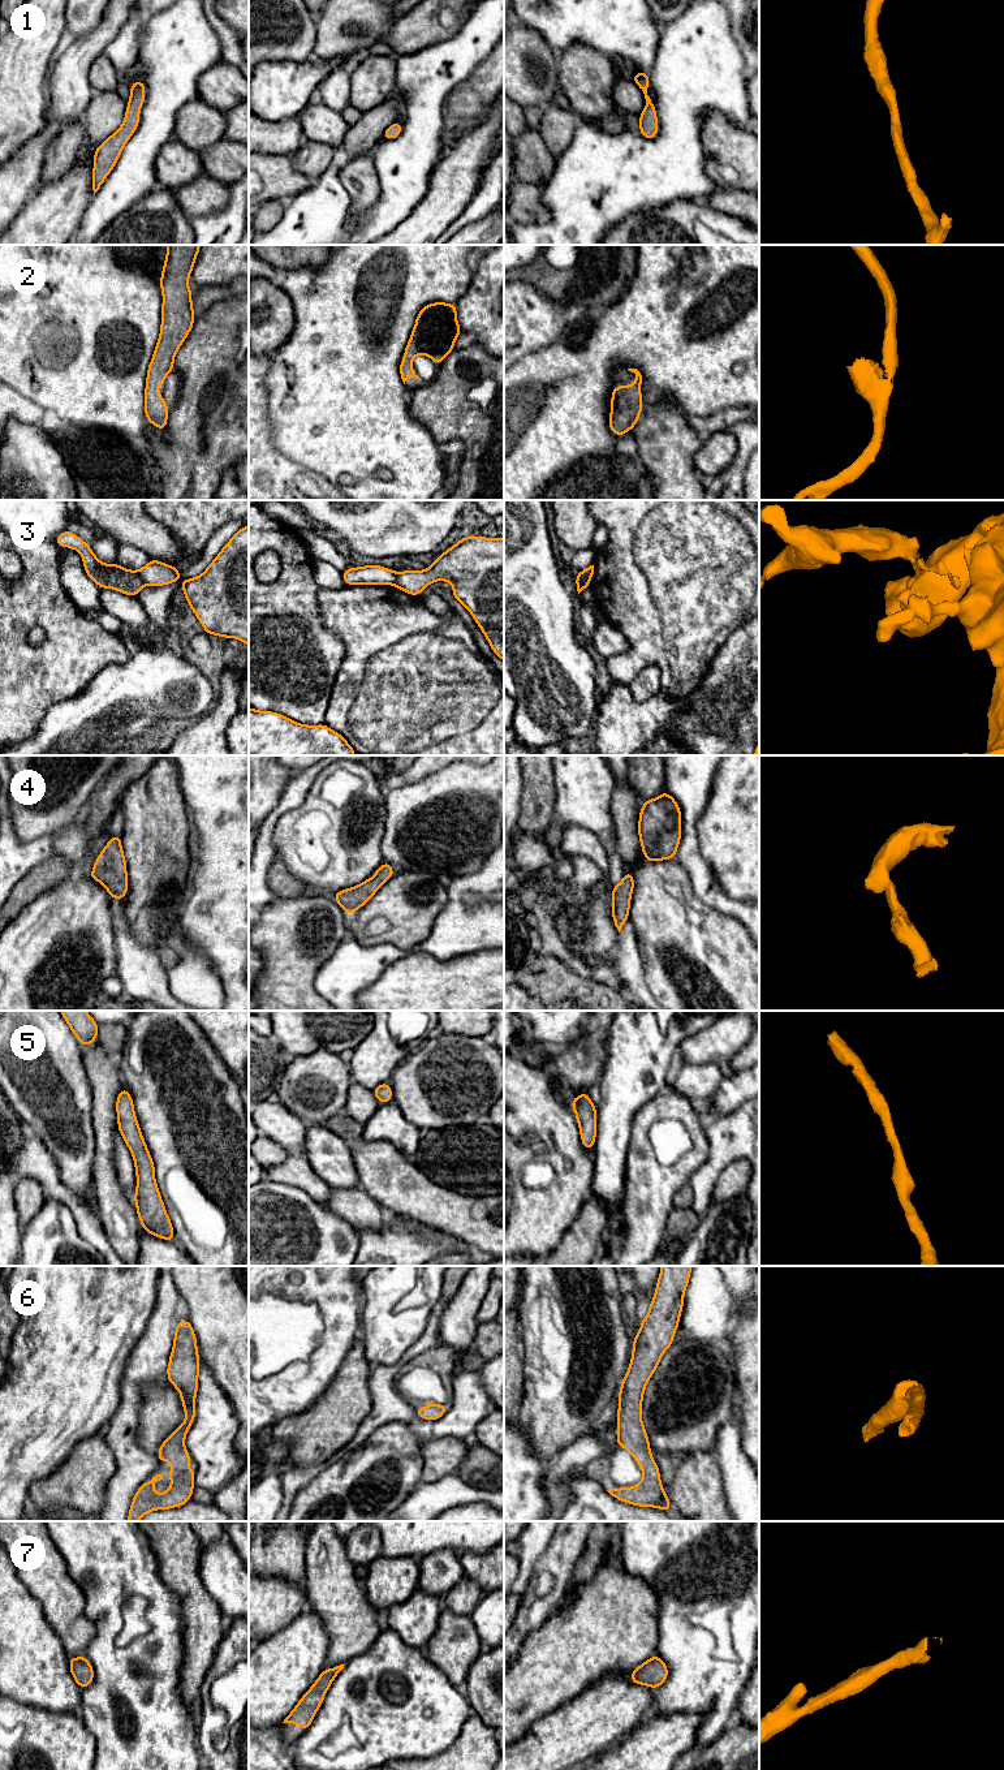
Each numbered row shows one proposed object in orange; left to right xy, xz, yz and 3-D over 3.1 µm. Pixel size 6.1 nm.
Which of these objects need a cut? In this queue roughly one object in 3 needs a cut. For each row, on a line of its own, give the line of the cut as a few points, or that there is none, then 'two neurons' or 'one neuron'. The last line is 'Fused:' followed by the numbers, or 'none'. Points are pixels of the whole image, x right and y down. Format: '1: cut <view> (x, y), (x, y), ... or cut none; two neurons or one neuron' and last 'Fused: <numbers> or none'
1: cut none; one neuron
2: cut none; one neuron
3: cut xy (137, 572), (145, 584); two neurons
4: cut none; one neuron
5: cut none; one neuron
6: cut none; one neuron
7: cut none; one neuron
Fused: 3

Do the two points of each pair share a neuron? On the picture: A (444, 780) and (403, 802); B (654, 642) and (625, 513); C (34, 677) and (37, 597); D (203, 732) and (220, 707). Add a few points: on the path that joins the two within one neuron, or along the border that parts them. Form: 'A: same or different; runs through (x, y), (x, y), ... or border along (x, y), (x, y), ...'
A: same; runs through (434, 791), (423, 801), (413, 802)
B: same; runs through (632, 610), (621, 593), (621, 546)
C: same; runs through (18, 658), (18, 616)
D: same; runs through (210, 726), (220, 714)

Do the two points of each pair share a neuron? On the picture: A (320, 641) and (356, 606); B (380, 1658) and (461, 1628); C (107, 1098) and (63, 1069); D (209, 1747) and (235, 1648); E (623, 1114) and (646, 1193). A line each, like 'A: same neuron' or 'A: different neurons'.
A: different neurons
B: different neurons
C: different neurons
D: same neuron
E: different neurons

